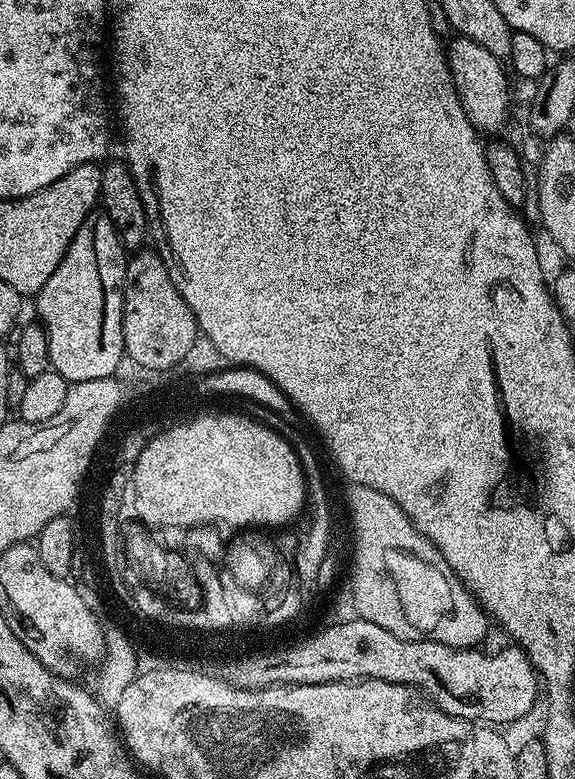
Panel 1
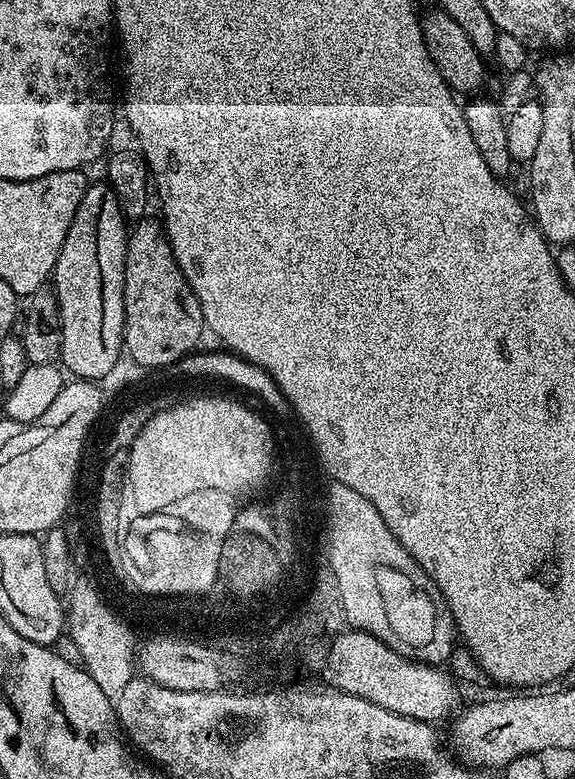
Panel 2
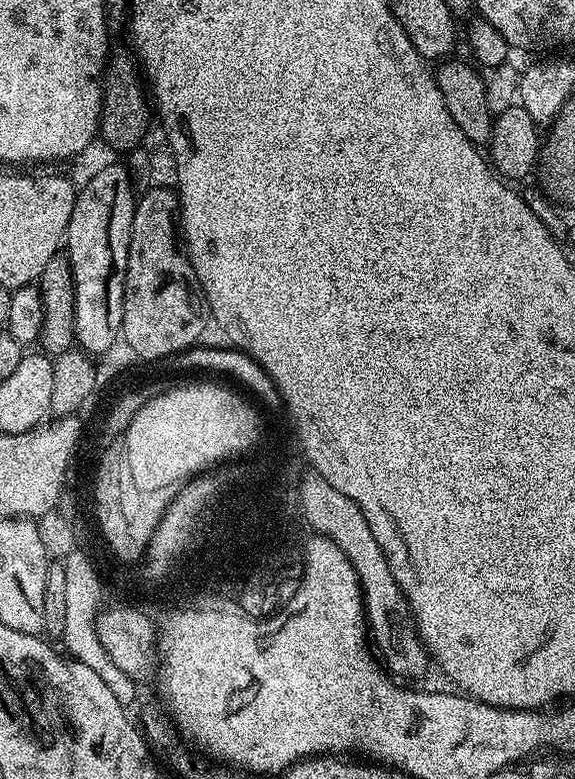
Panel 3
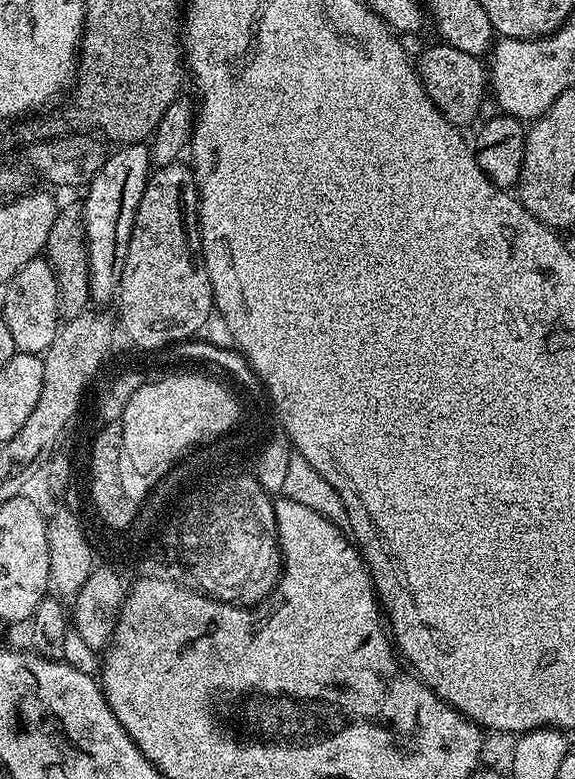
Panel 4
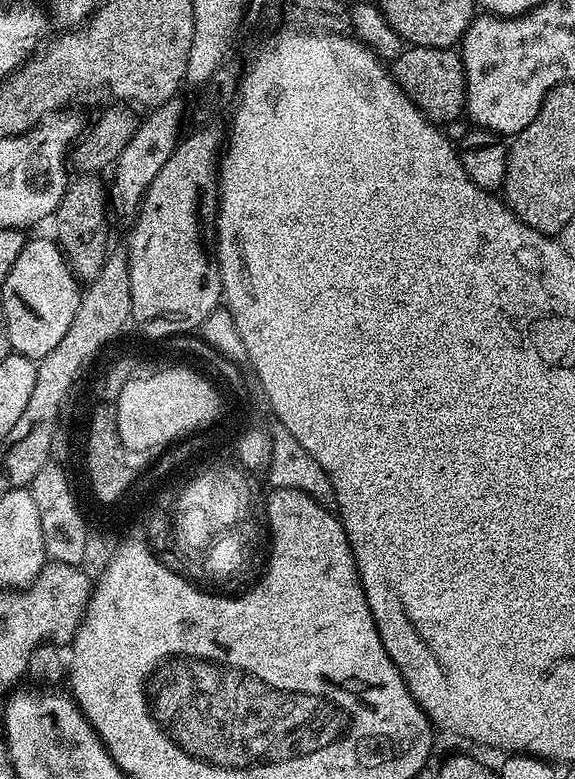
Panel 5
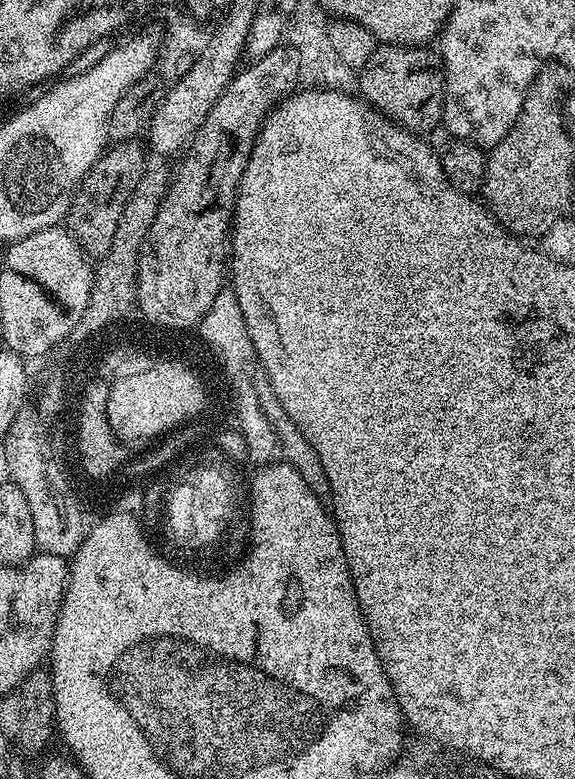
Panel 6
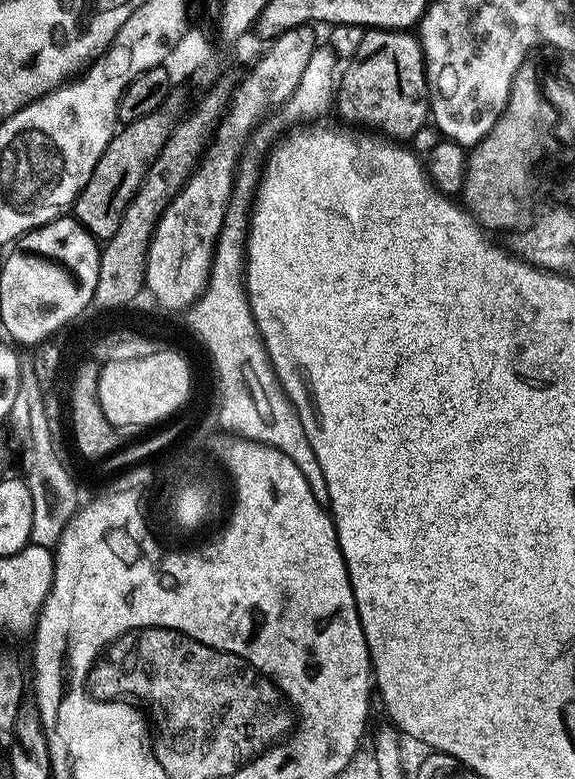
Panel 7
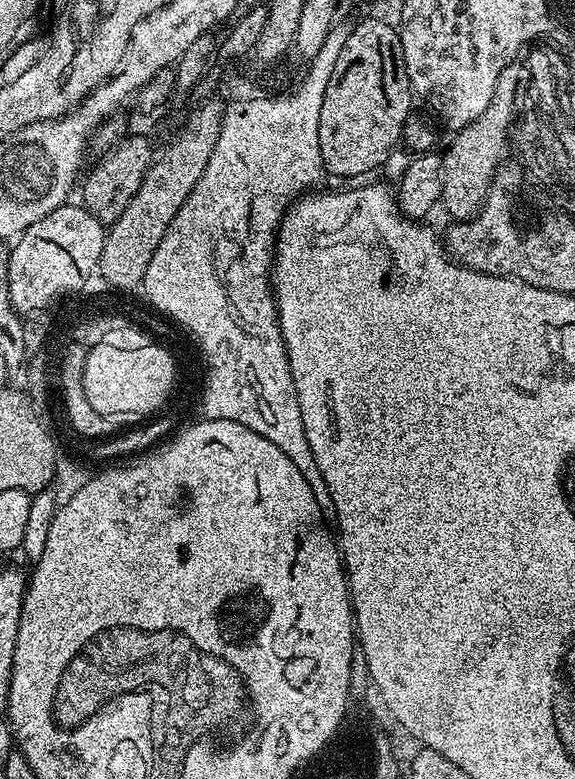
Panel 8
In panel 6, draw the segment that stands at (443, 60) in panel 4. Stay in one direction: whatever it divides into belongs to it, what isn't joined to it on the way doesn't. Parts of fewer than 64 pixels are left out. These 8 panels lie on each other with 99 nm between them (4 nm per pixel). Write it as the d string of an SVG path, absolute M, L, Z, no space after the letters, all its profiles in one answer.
M380 44L376 46L372 52L372 56L366 62L364 68L359 69L358 72L358 92L363 99L367 100L373 108L377 108L381 117L388 116L395 124L401 124L407 128L409 132L417 134L428 134L431 128L440 128L444 119L444 65L435 51L429 50L427 47L421 46L419 48L402 48L398 44Z

